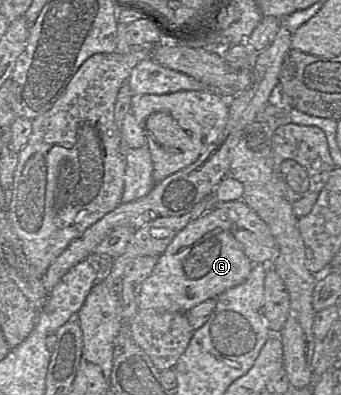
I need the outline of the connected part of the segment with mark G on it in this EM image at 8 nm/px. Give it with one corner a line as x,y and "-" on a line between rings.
210,210
182,229
164,253
158,257
153,272
142,283
138,308
139,310
160,310
186,314
197,305
244,283
254,265
231,233
230,224
225,220
225,214

